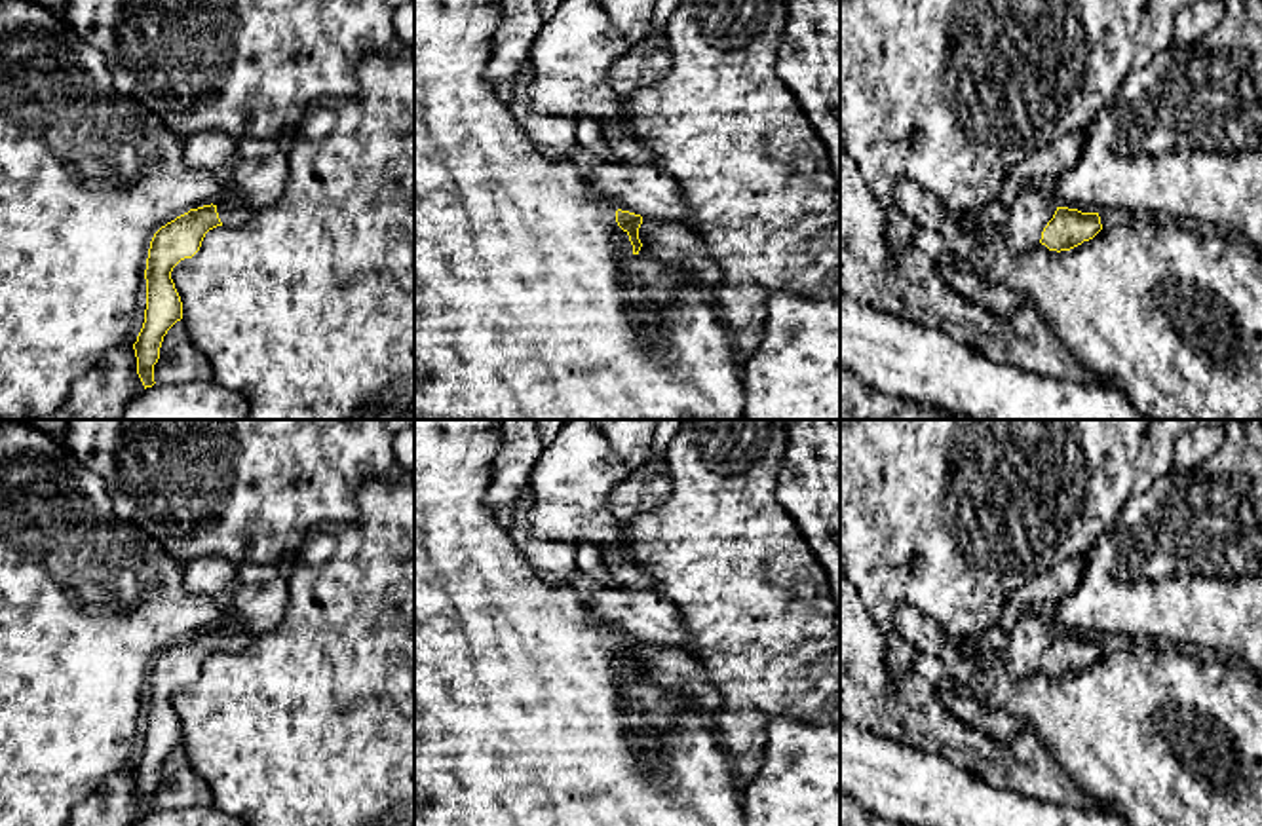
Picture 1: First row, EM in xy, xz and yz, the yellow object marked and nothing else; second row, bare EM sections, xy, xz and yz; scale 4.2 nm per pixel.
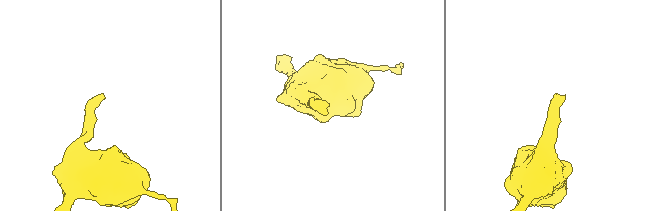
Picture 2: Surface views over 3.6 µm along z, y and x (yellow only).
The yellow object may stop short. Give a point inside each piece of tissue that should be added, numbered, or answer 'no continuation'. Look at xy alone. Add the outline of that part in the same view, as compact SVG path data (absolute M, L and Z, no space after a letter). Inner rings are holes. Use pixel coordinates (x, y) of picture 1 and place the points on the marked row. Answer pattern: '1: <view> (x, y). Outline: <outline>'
1: xy (232, 213). Outline: M228 196L220 203L217 203L217 213L222 226L226 228L238 228L255 215L236 196Z

